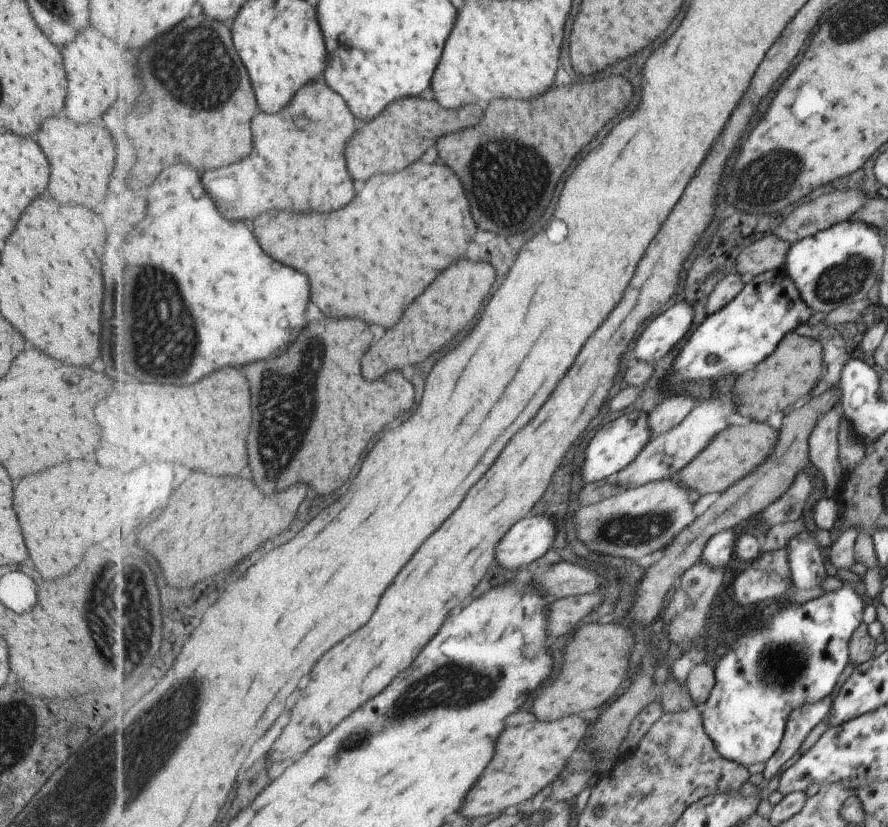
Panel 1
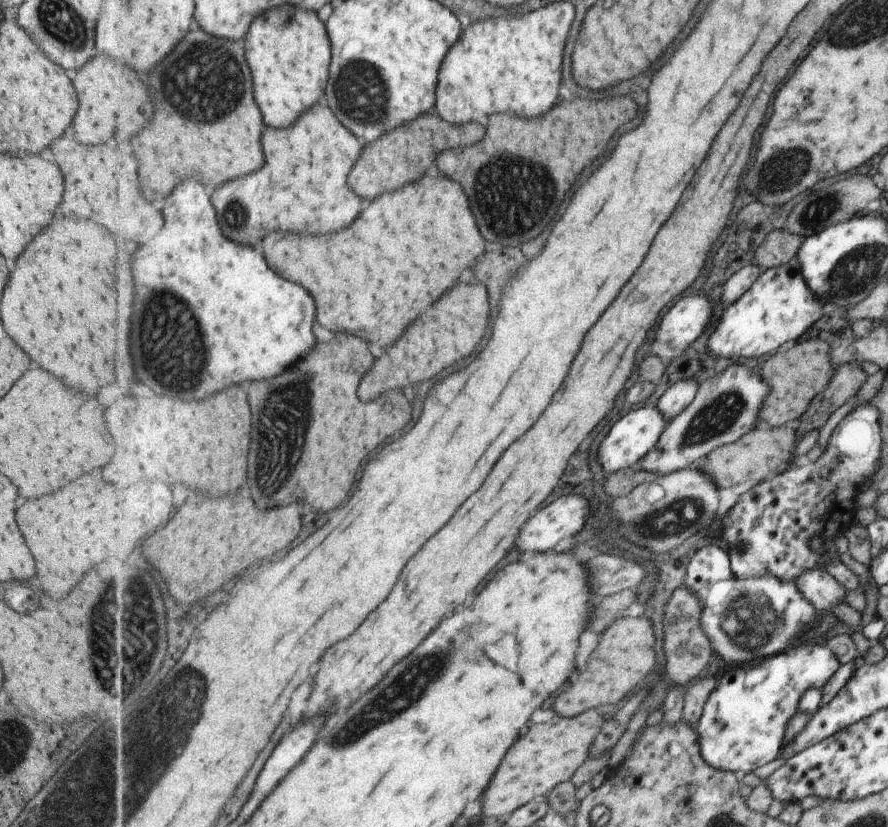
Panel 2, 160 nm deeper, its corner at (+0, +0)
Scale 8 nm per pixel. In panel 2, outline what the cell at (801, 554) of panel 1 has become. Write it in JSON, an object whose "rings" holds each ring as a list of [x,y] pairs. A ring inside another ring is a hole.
{"rings":[[[811,568],[793,582],[821,614],[827,610],[831,612],[838,604],[845,603],[846,588],[825,571]]]}

